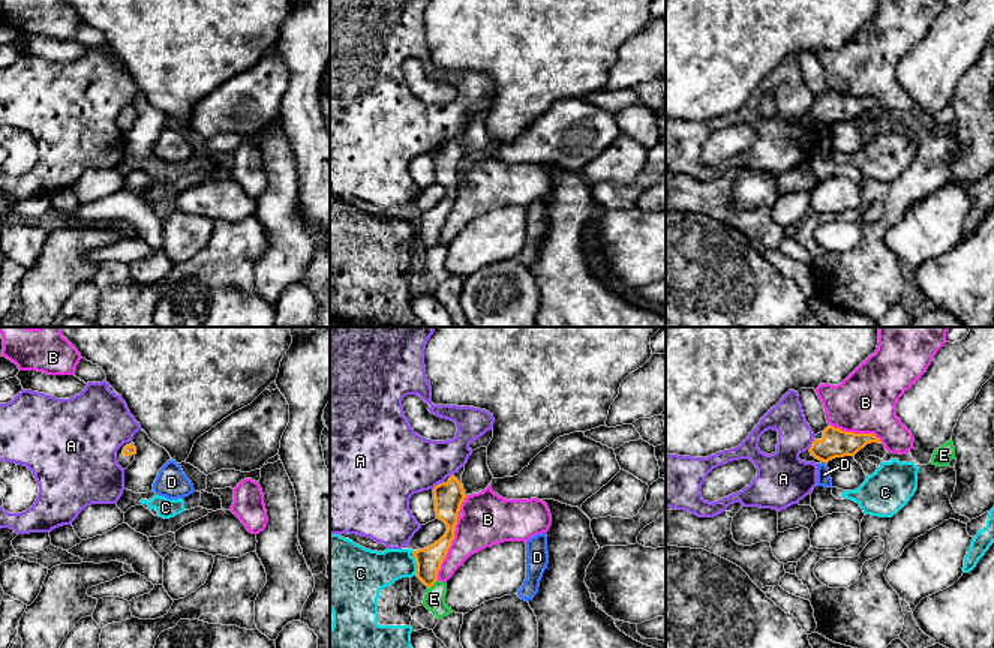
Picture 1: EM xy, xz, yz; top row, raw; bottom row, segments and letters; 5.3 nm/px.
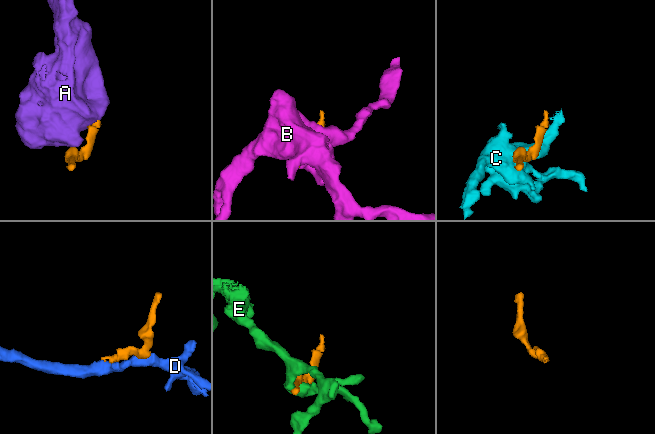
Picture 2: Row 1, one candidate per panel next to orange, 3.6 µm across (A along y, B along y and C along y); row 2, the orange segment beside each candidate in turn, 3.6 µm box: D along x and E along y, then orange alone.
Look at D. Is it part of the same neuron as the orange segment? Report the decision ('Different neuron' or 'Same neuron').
Different neuron

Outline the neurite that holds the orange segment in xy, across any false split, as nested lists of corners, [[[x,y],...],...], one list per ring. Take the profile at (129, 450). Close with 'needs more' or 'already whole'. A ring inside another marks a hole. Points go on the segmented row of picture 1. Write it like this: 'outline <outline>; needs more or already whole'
outline [[[132,441],[124,442],[117,452],[118,465],[126,470],[133,460],[136,454],[136,447]]]; needs more

